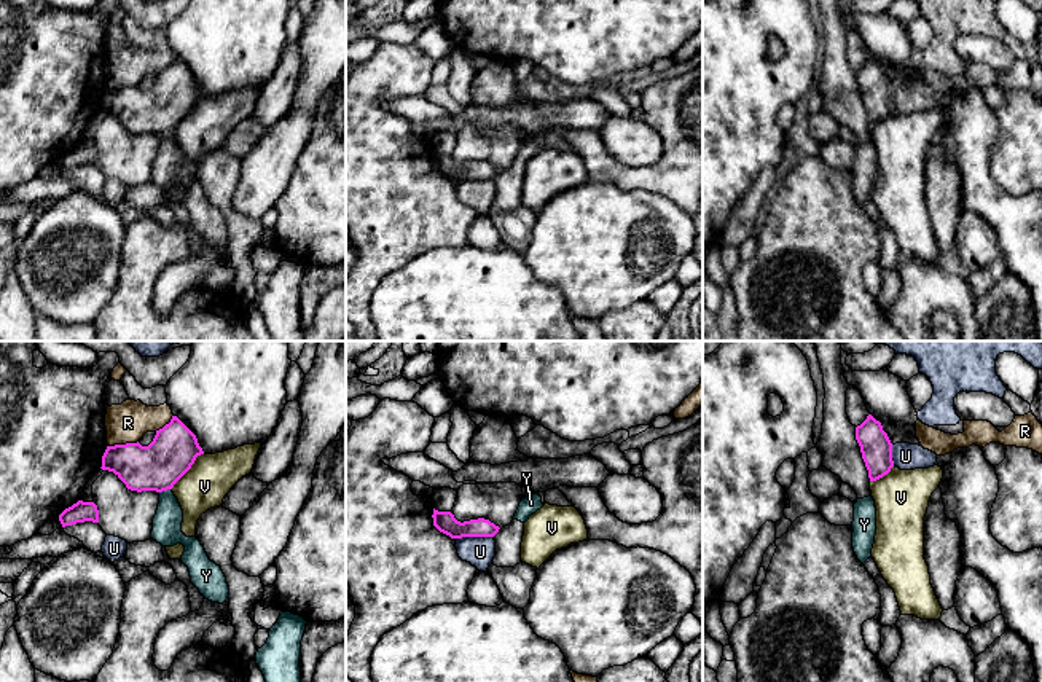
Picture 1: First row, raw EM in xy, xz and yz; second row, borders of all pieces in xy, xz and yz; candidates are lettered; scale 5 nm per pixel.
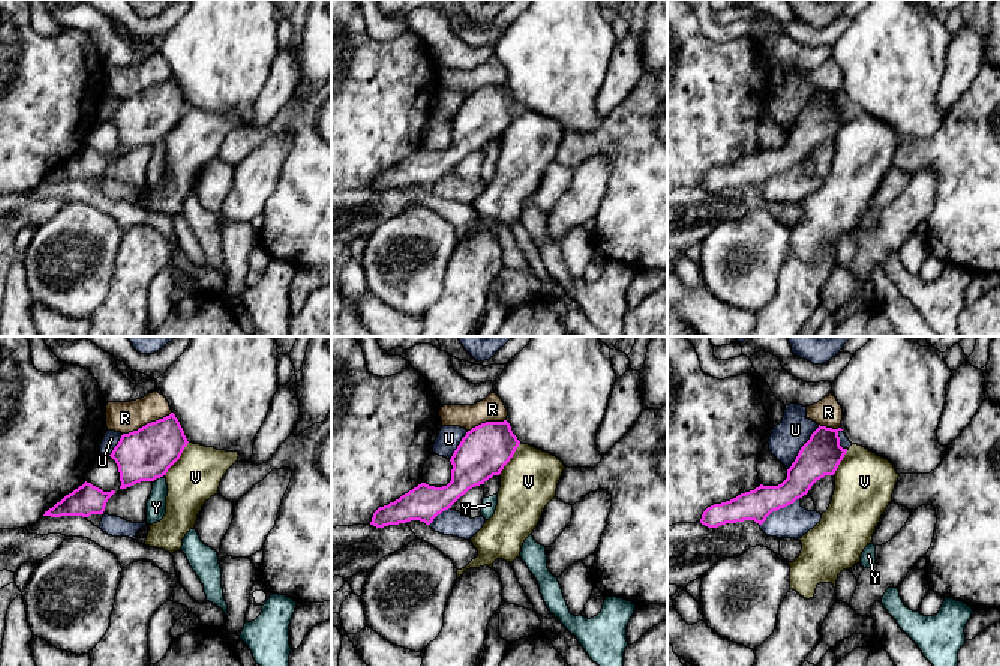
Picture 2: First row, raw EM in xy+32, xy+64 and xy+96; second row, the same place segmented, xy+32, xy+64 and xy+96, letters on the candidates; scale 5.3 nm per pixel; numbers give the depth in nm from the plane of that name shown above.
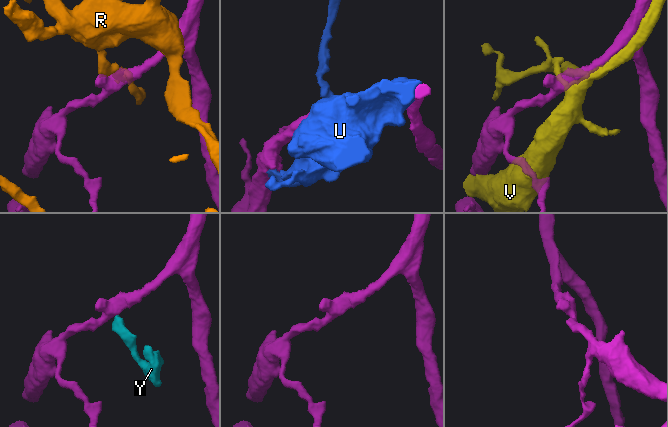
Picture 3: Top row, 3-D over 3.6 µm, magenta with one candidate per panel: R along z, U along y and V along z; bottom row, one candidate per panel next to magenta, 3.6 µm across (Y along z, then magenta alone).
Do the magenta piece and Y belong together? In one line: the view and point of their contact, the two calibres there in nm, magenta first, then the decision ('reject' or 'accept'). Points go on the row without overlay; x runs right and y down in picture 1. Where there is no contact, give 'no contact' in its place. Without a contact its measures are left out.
meets magenta in xy at (164, 133); 240 nm thick on the magenta side, 140 nm on the other; reject

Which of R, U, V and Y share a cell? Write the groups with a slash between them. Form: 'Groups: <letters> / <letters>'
Groups: R / U / V / Y

